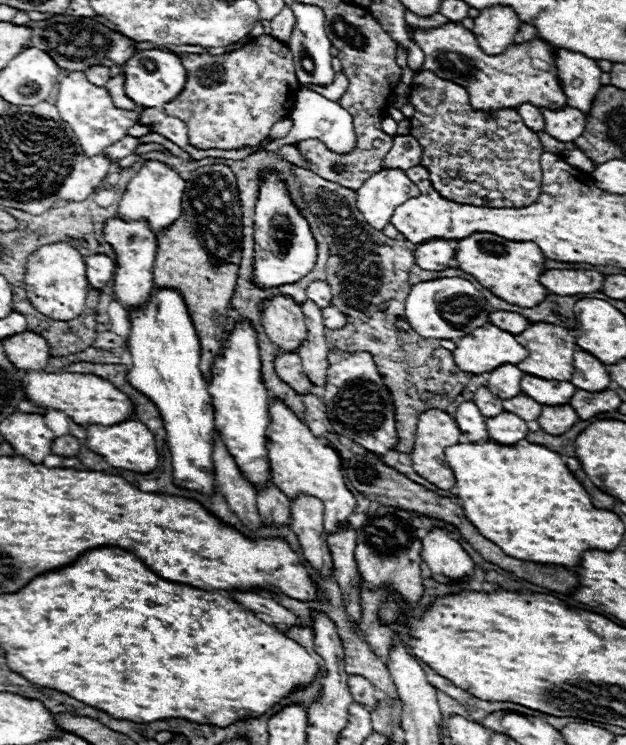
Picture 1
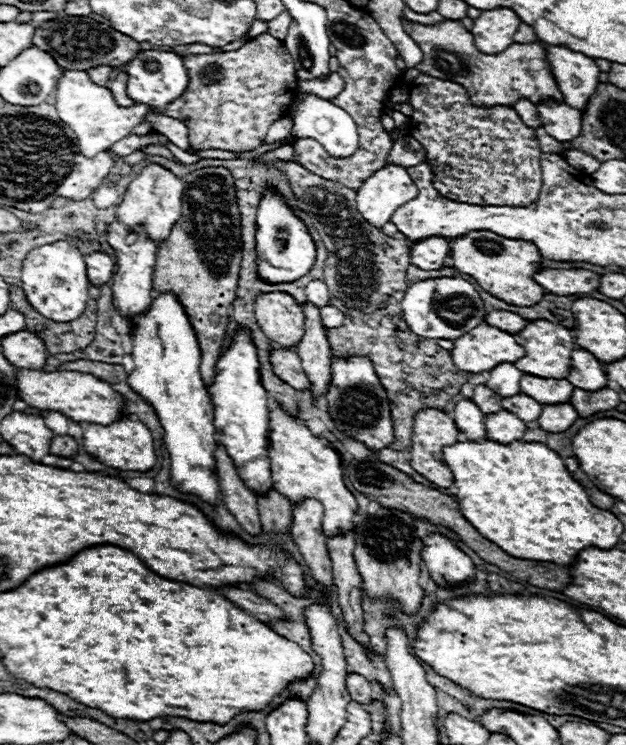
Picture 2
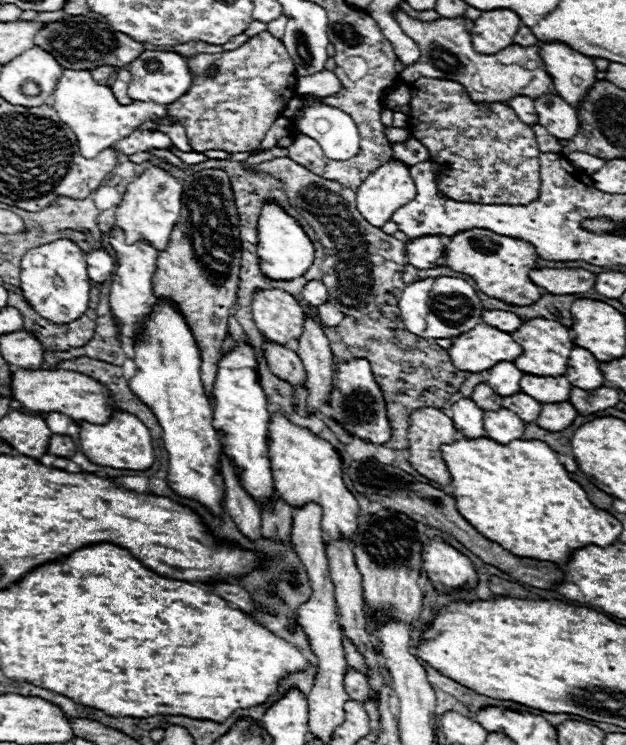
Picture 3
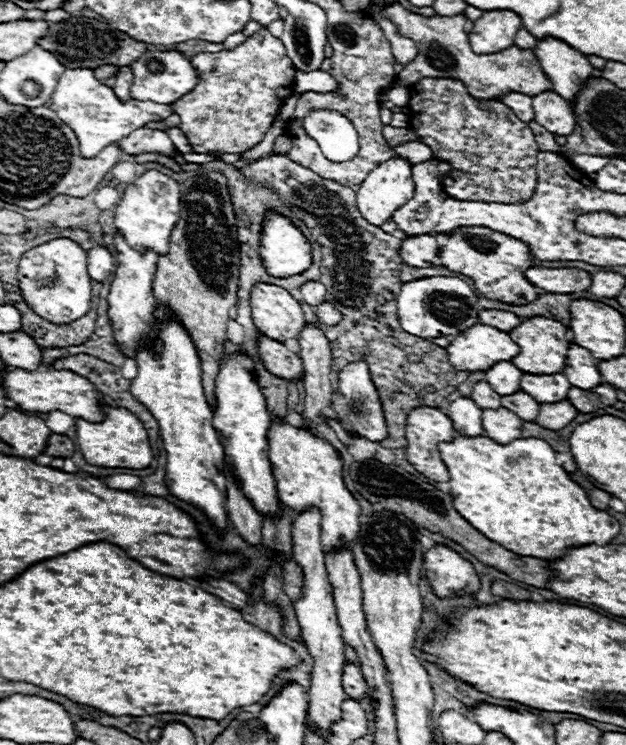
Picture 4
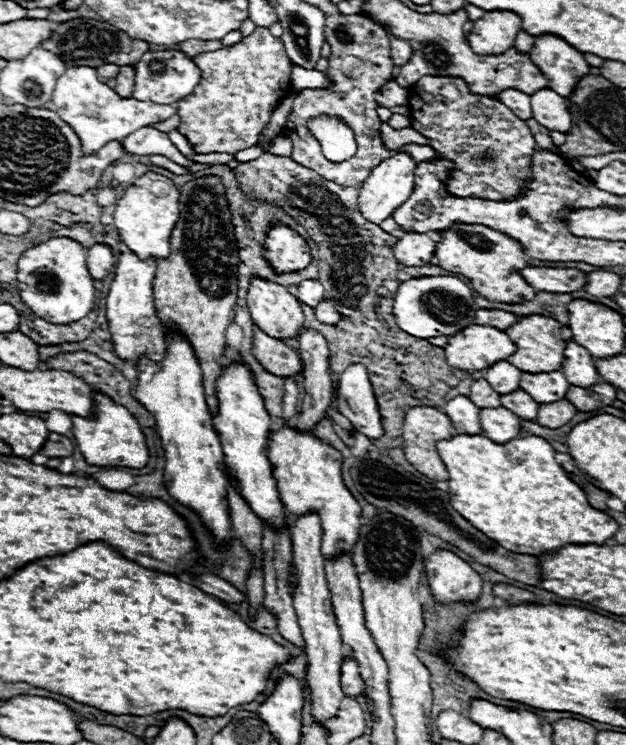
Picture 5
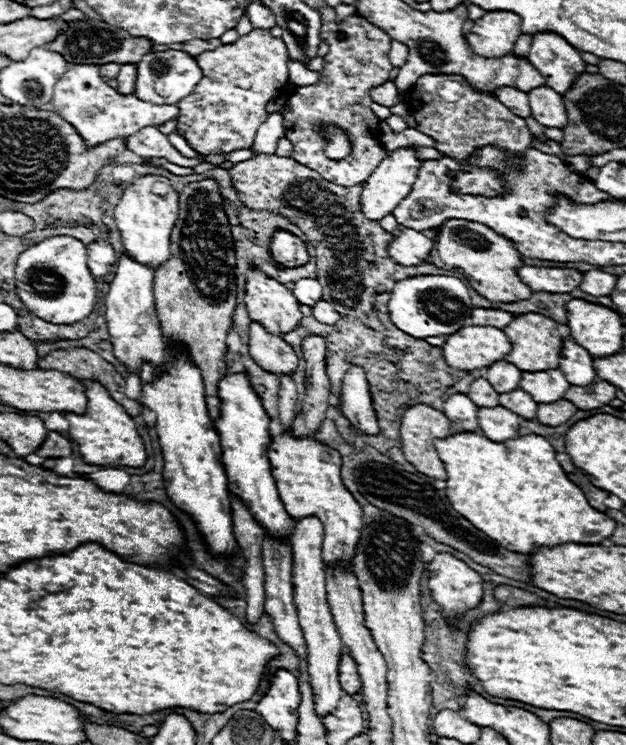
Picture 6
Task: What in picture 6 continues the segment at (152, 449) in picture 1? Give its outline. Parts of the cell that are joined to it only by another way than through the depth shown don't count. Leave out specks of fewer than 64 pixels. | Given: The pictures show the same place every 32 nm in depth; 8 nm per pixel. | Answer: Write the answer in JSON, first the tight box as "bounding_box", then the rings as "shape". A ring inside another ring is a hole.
{"bounding_box":[66,382,146,468],"shape":[[[84,382],[86,396],[88,396],[88,410],[86,414],[72,414],[68,412],[66,418],[70,422],[68,436],[76,442],[78,452],[82,454],[86,464],[94,466],[130,466],[140,468],[146,462],[146,448],[142,436],[138,434],[136,422],[128,416],[128,412],[116,404],[108,392],[96,382]]]}

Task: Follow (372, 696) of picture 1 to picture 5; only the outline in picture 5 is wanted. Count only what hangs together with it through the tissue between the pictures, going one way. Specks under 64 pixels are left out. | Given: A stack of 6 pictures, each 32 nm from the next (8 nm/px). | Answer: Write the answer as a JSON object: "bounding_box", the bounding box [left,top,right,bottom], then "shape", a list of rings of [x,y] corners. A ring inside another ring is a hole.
{"bounding_box":[342,658,366,698],"shape":[[[344,658],[344,662],[342,662],[342,688],[348,696],[354,696],[354,698],[362,696],[366,690],[366,684],[360,676],[358,664],[348,658]]]}

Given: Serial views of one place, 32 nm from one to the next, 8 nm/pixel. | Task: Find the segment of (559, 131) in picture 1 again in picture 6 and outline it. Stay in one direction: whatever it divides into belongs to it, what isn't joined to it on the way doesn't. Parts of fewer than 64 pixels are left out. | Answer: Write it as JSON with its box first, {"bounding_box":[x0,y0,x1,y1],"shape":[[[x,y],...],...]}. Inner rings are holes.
{"bounding_box":[528,86,568,130],"shape":[[[550,86],[534,88],[532,92],[528,92],[528,100],[530,100],[532,118],[536,118],[542,126],[558,130],[566,128],[568,124],[566,106],[562,102],[562,96],[554,92]]]}

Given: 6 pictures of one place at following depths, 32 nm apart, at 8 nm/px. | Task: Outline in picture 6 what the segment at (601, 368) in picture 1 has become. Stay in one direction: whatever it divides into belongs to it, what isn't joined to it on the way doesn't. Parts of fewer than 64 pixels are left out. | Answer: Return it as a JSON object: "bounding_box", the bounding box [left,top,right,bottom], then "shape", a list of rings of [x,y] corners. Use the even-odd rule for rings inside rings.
{"bounding_box":[560,338,598,384],"shape":[[[564,338],[560,370],[570,384],[594,384],[594,380],[598,380],[592,360],[594,358],[590,356],[590,352],[586,352],[586,348],[574,344],[572,338]]]}

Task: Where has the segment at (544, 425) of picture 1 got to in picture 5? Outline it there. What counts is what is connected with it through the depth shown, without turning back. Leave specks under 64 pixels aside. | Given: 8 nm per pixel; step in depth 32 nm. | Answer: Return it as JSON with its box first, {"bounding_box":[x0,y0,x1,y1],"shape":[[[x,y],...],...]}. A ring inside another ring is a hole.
{"bounding_box":[536,400,578,428],"shape":[[[558,400],[558,404],[540,404],[536,422],[546,428],[560,428],[574,418],[578,410],[568,400]]]}

